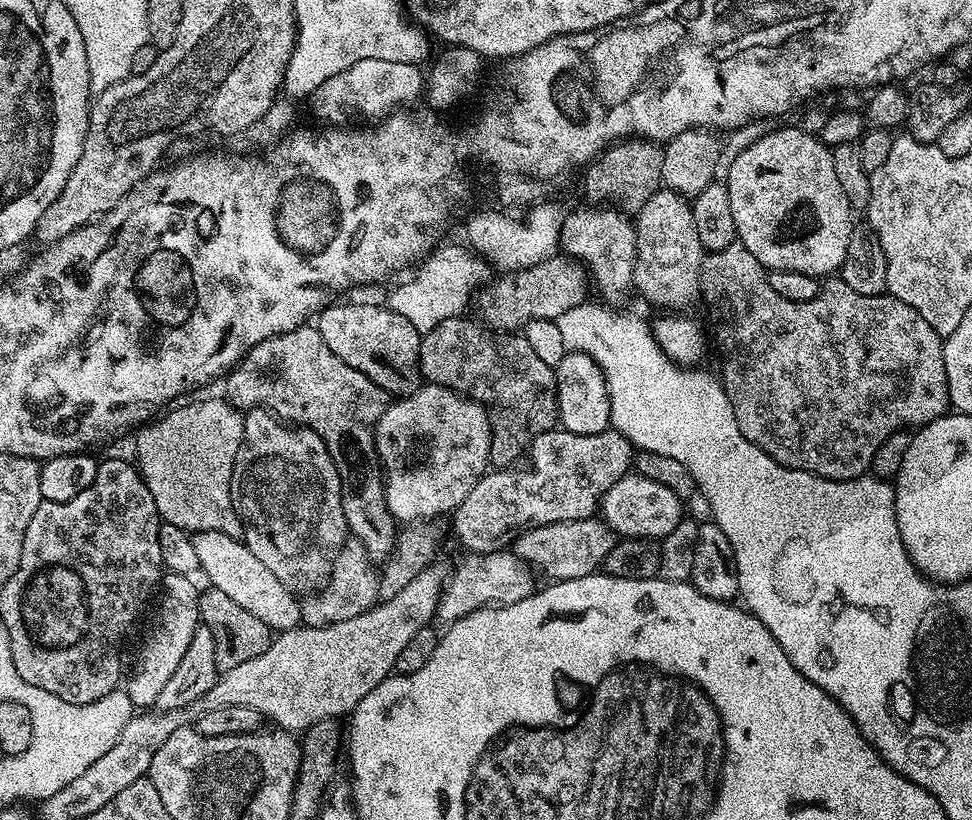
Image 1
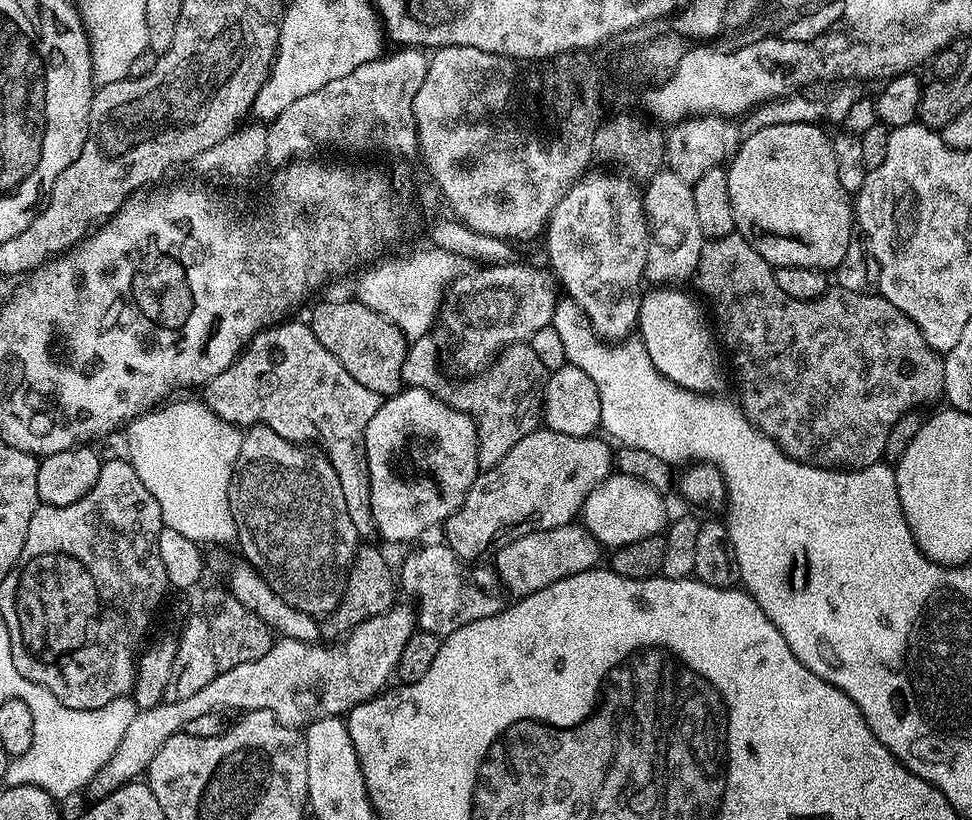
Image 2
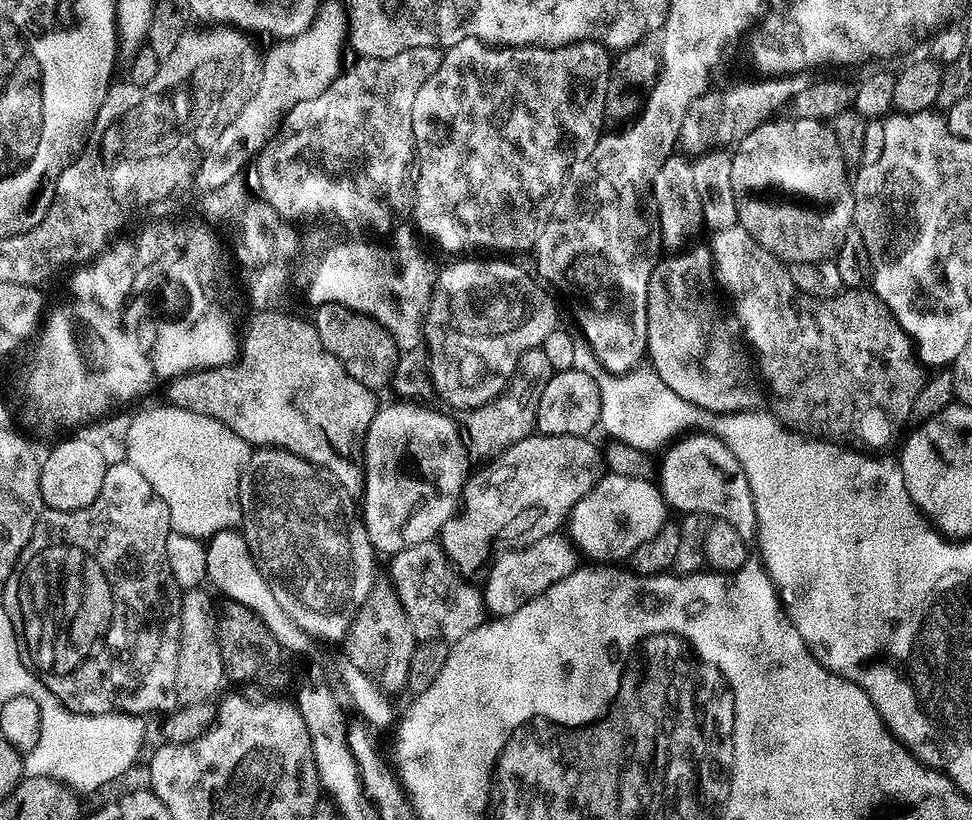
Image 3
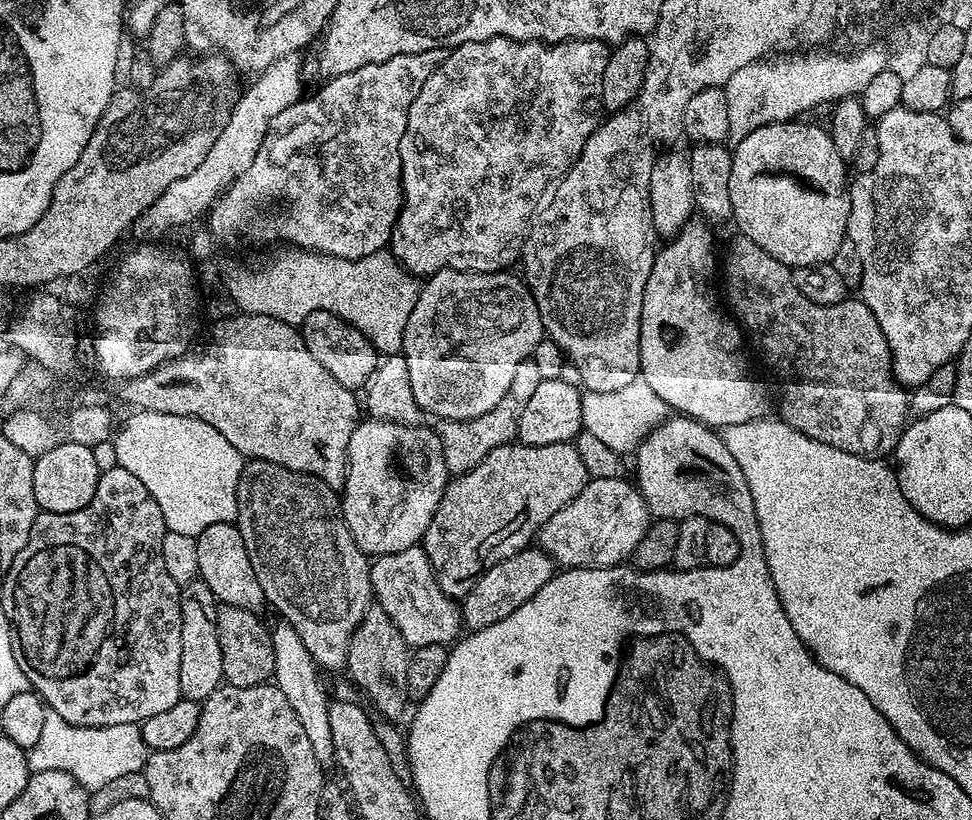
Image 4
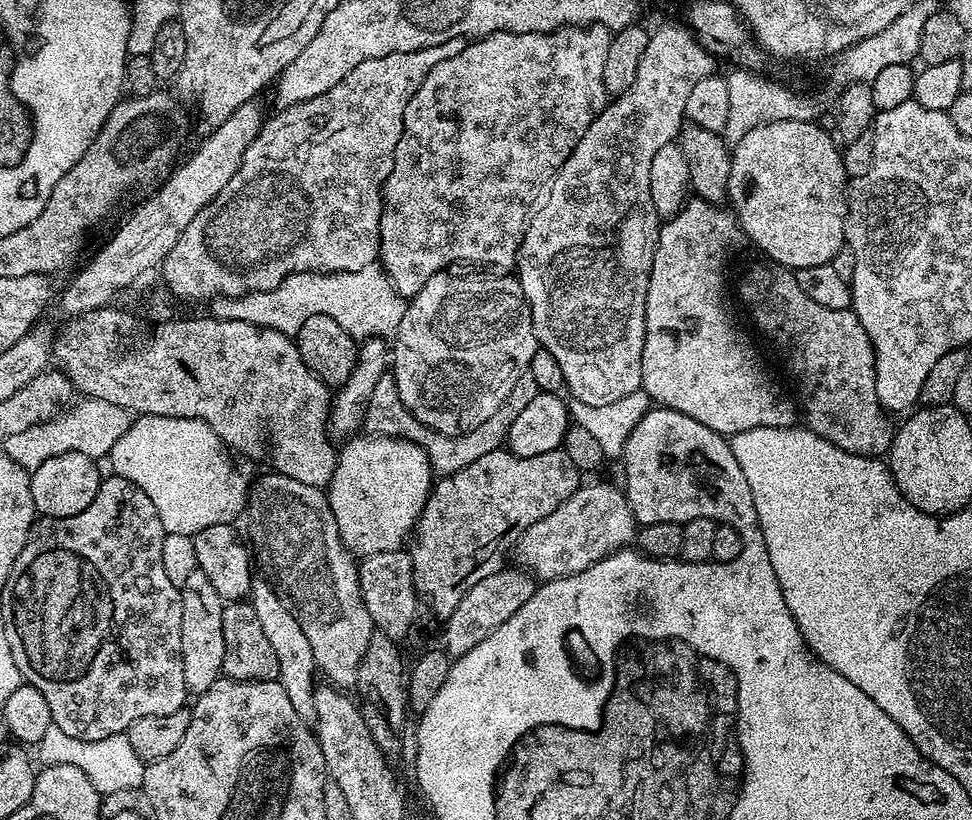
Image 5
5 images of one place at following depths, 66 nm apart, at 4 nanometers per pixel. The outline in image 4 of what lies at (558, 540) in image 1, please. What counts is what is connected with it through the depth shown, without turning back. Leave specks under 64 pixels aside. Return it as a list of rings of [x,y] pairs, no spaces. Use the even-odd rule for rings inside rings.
[[[529,546],[508,556],[502,562],[485,568],[483,574],[477,576],[471,585],[472,593],[468,596],[466,606],[463,605],[463,627],[468,630],[485,628],[494,622],[502,622],[502,618],[514,614],[514,610],[518,610],[518,606],[522,606],[530,598],[534,598],[534,594],[538,594],[538,590],[542,590],[542,586],[546,586],[548,579],[554,575],[552,564],[554,565],[554,560],[549,553],[539,547]]]

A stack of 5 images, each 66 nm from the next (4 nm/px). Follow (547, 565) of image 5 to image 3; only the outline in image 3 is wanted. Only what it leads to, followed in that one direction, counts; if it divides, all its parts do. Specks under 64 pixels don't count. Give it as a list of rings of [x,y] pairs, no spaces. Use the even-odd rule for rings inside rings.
[[[604,474],[574,506],[566,521],[566,532],[577,549],[592,559],[589,561],[624,562],[646,538],[654,538],[664,528],[668,515],[670,509],[652,480]]]

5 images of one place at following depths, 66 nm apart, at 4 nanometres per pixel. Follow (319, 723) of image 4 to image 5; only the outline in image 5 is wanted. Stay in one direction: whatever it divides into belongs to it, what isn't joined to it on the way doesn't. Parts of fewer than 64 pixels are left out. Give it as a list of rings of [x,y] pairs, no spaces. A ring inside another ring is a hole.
[[[253,579],[250,591],[250,602],[254,606],[254,614],[258,614],[258,622],[265,632],[274,655],[278,657],[278,670],[280,671],[280,685],[286,690],[290,703],[294,710],[298,710],[298,718],[302,718],[309,726],[315,725],[316,715],[314,714],[314,694],[318,687],[318,669],[314,662],[314,650],[310,650],[310,638],[298,626],[298,618],[282,606],[282,598],[272,589],[267,579]]]

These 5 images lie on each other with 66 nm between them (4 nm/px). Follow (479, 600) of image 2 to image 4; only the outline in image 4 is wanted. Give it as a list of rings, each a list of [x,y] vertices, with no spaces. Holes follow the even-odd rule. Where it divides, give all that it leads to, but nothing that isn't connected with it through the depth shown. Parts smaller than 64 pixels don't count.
[[[423,547],[407,548],[406,550],[398,550],[398,554],[375,557],[371,561],[368,574],[372,583],[372,595],[379,601],[379,608],[391,616],[409,649],[415,650],[422,646],[434,646],[435,644],[448,646],[461,635],[461,609],[458,604],[456,608],[457,601],[453,597],[446,595],[440,589],[439,579],[428,560],[428,556],[424,553]]]

